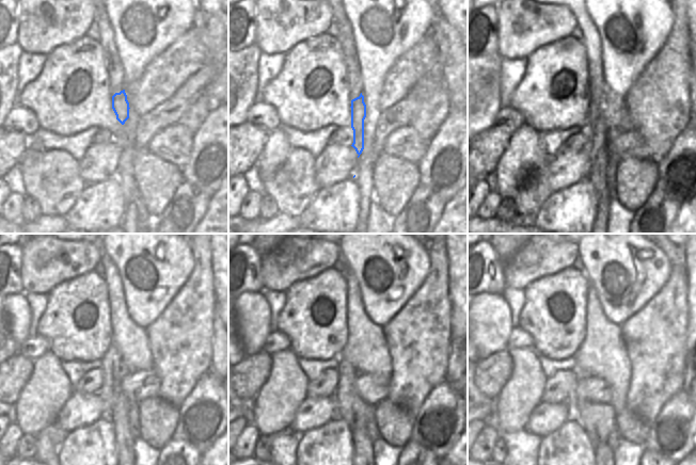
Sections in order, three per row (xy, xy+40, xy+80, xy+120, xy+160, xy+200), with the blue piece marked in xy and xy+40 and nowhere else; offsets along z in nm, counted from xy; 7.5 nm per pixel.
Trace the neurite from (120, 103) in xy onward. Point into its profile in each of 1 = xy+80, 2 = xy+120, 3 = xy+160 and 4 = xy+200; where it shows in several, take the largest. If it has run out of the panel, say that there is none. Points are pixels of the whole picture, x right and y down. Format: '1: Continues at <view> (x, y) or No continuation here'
1: Continues at xy+80 (595, 129)
2: Continues at xy+120 (112, 368)
3: Continues at xy+160 (351, 407)
4: Continues at xy+200 (598, 420)

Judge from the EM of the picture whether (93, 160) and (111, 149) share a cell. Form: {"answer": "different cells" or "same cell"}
{"answer": "same cell"}

